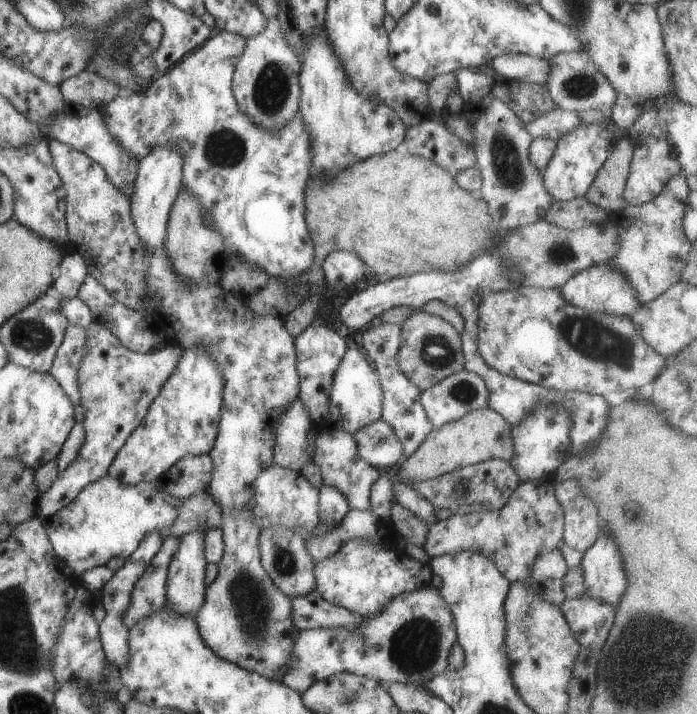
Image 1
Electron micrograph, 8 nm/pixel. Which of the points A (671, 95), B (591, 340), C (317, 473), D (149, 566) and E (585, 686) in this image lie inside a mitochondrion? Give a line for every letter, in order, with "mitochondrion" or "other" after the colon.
A: other
B: mitochondrion
C: other
D: other
E: other

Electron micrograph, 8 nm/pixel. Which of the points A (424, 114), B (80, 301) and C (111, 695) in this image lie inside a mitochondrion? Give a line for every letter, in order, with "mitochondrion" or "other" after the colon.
A: other
B: other
C: other

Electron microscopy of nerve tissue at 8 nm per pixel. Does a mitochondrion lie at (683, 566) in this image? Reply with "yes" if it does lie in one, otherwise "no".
no

